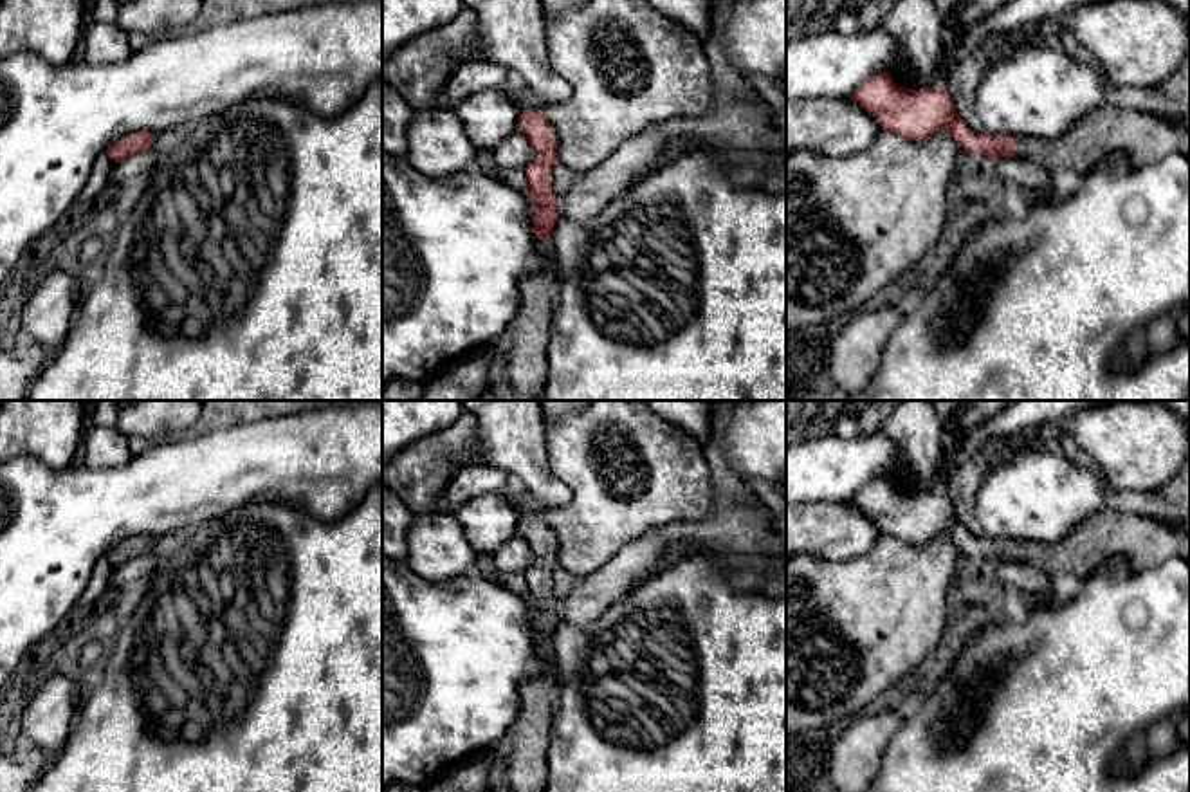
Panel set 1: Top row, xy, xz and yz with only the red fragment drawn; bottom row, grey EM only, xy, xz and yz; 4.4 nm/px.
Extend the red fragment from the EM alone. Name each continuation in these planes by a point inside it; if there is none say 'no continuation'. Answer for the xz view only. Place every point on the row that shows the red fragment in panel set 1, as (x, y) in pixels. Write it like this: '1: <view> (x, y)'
1: xz (518, 370)

